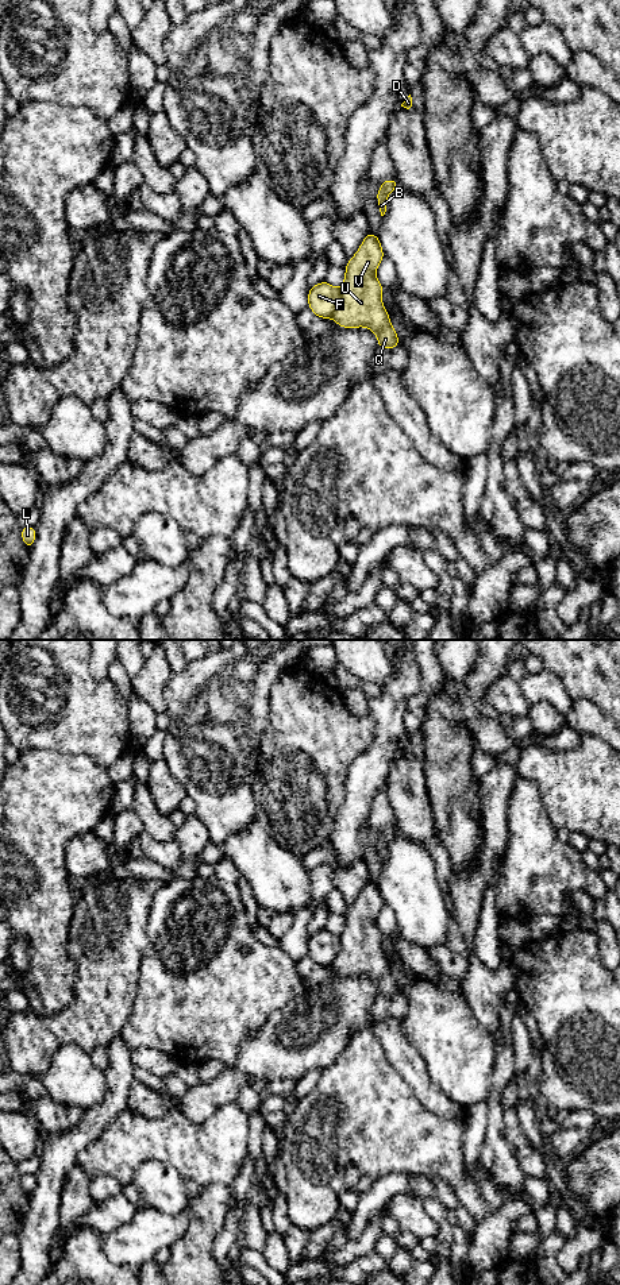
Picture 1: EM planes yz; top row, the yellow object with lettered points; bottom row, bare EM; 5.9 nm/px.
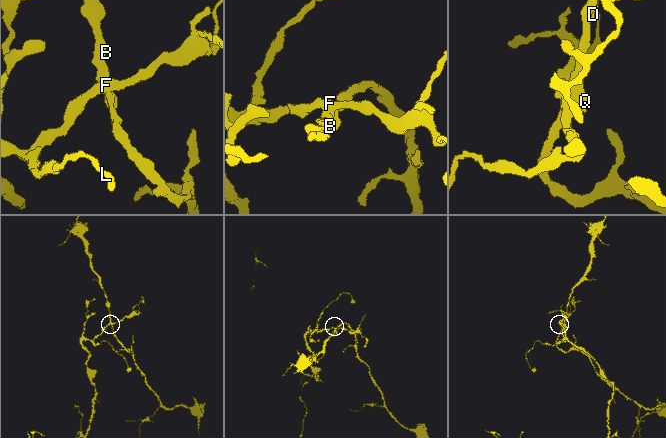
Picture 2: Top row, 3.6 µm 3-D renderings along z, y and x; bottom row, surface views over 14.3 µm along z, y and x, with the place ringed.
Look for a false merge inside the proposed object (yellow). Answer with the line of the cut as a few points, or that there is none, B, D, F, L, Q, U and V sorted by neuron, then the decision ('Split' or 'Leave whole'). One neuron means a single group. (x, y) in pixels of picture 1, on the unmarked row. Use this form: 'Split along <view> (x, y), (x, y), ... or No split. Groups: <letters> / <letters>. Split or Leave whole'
Split along yz (338, 938), (335, 957), (330, 965). Groups: B D Q U V / F L. Split

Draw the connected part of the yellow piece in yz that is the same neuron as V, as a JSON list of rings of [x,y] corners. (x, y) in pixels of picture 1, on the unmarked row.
[[[367,880],[355,903],[347,908],[331,966],[340,976],[369,976],[378,985],[378,997],[393,997],[401,989],[382,952],[384,934],[376,925],[384,904],[380,885]]]

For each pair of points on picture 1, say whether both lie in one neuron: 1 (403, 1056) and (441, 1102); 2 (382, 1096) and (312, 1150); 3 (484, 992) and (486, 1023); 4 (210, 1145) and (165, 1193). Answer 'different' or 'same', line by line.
1: same
2: same
3: same
4: different

